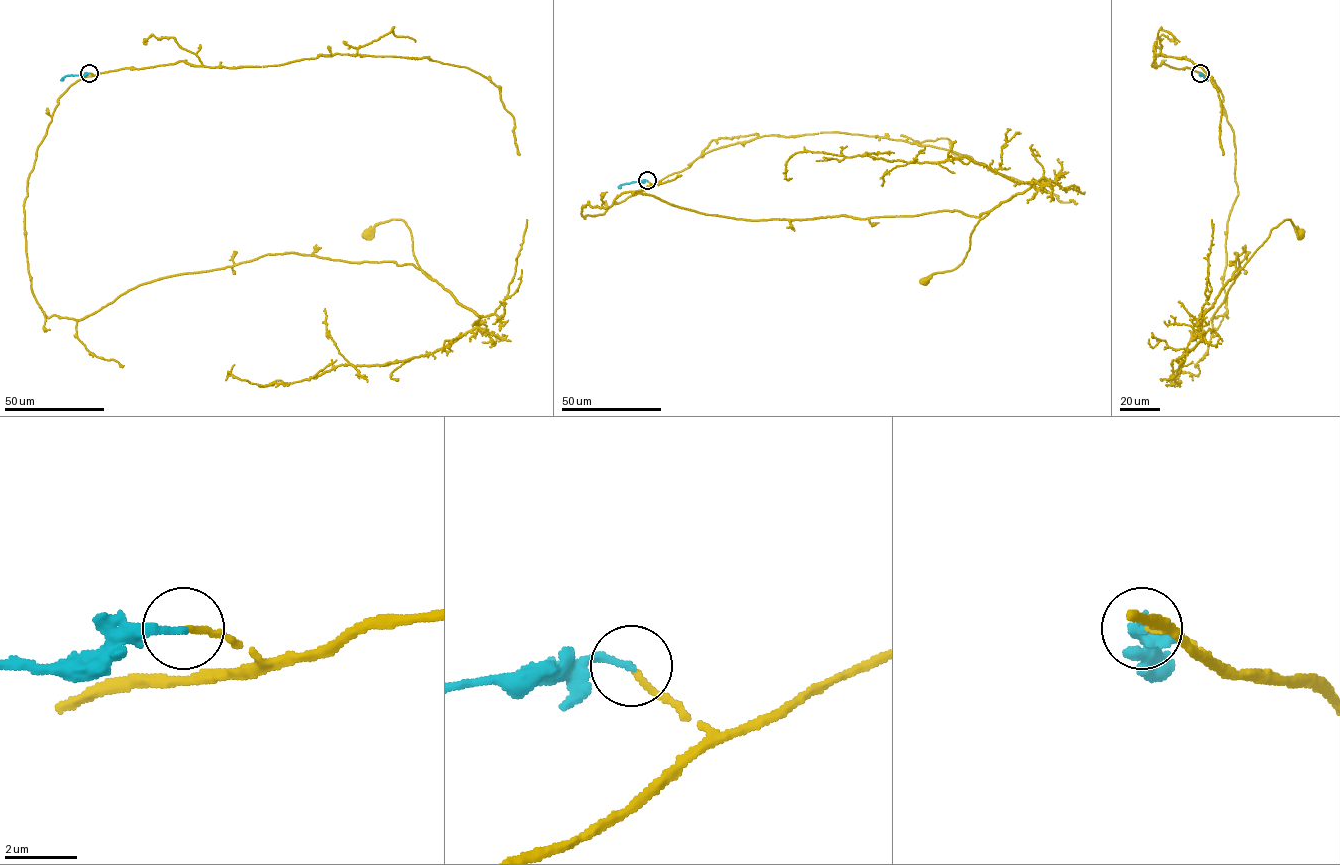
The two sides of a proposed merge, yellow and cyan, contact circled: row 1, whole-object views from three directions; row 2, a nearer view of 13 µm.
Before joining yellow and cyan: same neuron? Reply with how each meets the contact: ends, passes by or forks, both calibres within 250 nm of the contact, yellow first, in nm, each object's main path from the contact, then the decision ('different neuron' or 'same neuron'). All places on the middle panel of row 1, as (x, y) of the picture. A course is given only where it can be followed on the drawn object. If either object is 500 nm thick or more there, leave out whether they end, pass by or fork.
yellow ends | cyan ends | 170/200 nm | yellow via (647, 181), (582, 215), (631, 191), (738, 219), (988, 212), (960, 264), (924, 282) | cyan via (647, 180), (623, 184), (620, 188) | same neuron

